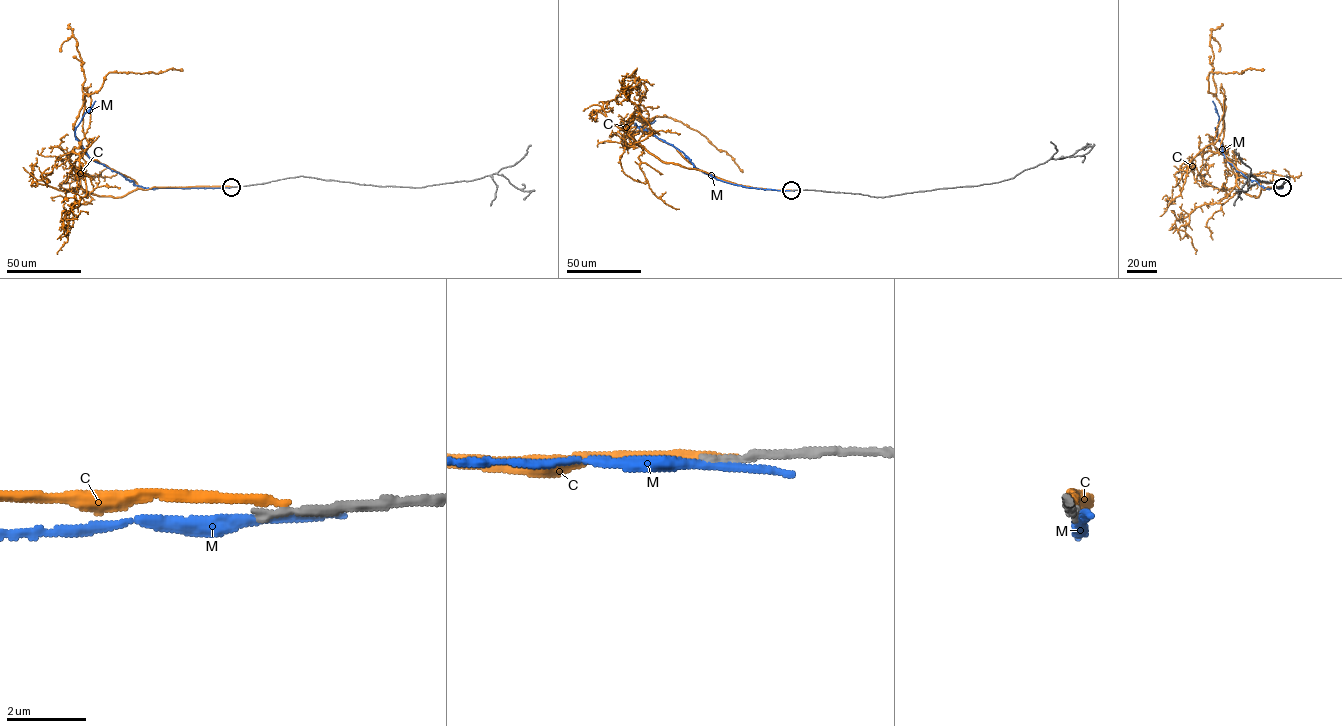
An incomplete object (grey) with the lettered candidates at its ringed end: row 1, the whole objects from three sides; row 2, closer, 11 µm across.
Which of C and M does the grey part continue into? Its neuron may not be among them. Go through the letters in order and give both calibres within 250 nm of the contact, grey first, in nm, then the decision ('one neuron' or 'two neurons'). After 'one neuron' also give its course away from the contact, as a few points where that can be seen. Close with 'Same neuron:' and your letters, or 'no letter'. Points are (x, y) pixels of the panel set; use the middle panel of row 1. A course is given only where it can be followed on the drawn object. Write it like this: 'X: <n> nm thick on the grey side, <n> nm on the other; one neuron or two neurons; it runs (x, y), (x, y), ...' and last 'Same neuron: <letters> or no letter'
C: 240 nm thick on the grey side, 220 nm on the other; two neurons
M: 240 nm thick on the grey side, 200 nm on the other; two neurons
Same neuron: no letter

